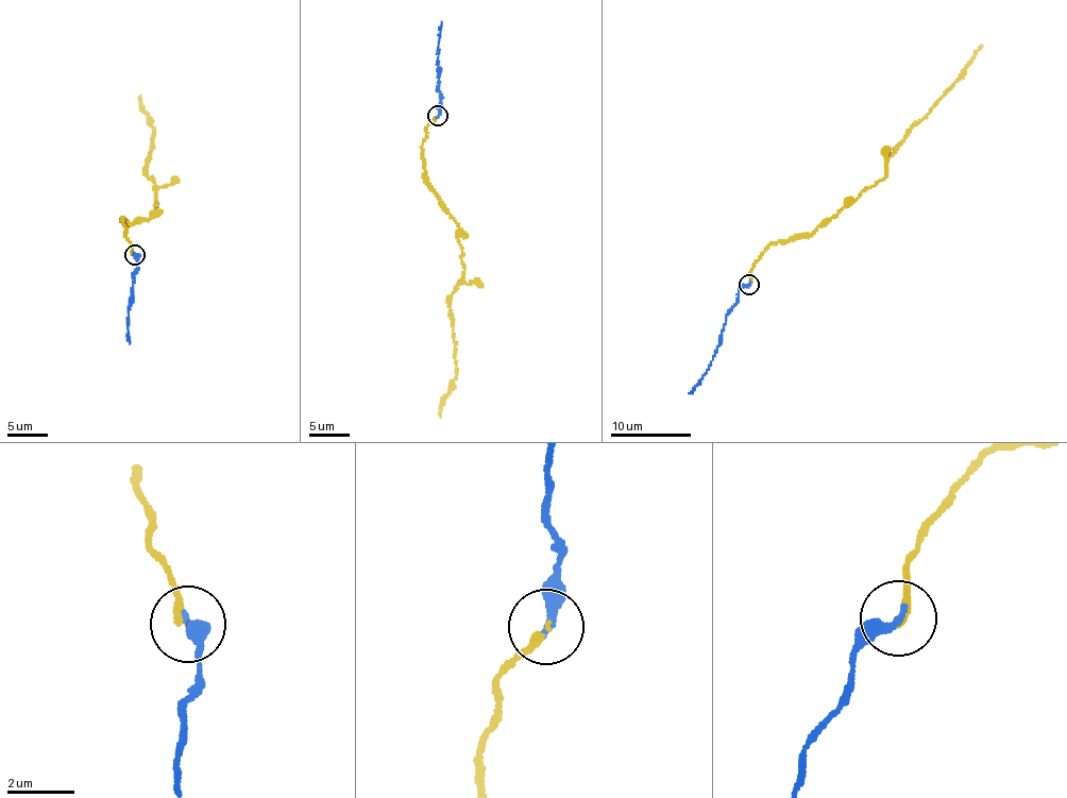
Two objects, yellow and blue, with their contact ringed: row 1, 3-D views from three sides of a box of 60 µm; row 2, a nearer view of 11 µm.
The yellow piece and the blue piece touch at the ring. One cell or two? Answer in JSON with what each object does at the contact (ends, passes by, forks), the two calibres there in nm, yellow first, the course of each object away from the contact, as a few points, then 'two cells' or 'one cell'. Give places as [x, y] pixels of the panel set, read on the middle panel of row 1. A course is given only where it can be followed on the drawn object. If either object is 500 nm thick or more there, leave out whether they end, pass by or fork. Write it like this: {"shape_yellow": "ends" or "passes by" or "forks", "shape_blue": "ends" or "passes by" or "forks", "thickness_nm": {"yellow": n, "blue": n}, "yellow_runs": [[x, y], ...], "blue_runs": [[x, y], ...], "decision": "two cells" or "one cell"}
{"shape_yellow": "ends", "shape_blue": "ends", "thickness_nm": {"yellow": 190, "blue": 340}, "yellow_runs": [[438, 117], [426, 128], [422, 150], [433, 191], [459, 227], [464, 269], [449, 316], [457, 372], [440, 417]], "blue_runs": [[438, 115], [441, 96], [436, 64], [441, 21]], "decision": "one cell"}

